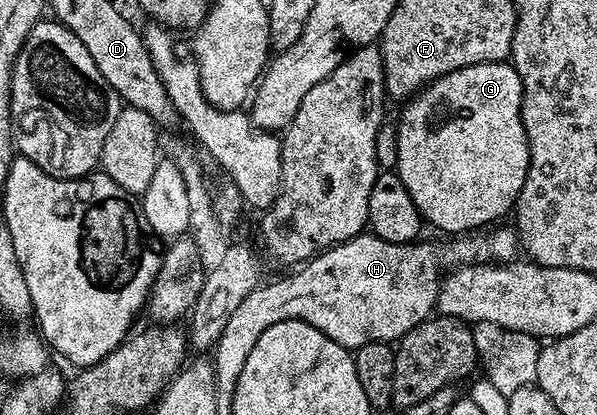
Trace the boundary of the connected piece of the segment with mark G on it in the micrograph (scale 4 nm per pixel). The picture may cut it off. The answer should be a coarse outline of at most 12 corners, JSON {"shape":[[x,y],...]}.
{"shape":[[514,65],[402,106],[395,165],[447,235],[515,208],[531,156]]}

